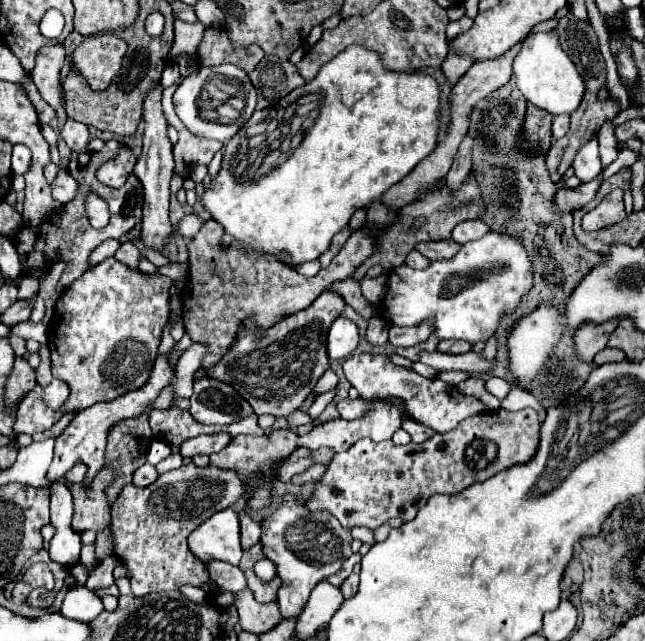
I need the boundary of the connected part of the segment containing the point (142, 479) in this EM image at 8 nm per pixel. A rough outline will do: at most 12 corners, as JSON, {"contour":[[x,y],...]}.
{"contour":[[152,464],[134,472],[136,486],[150,486],[158,478]]}

